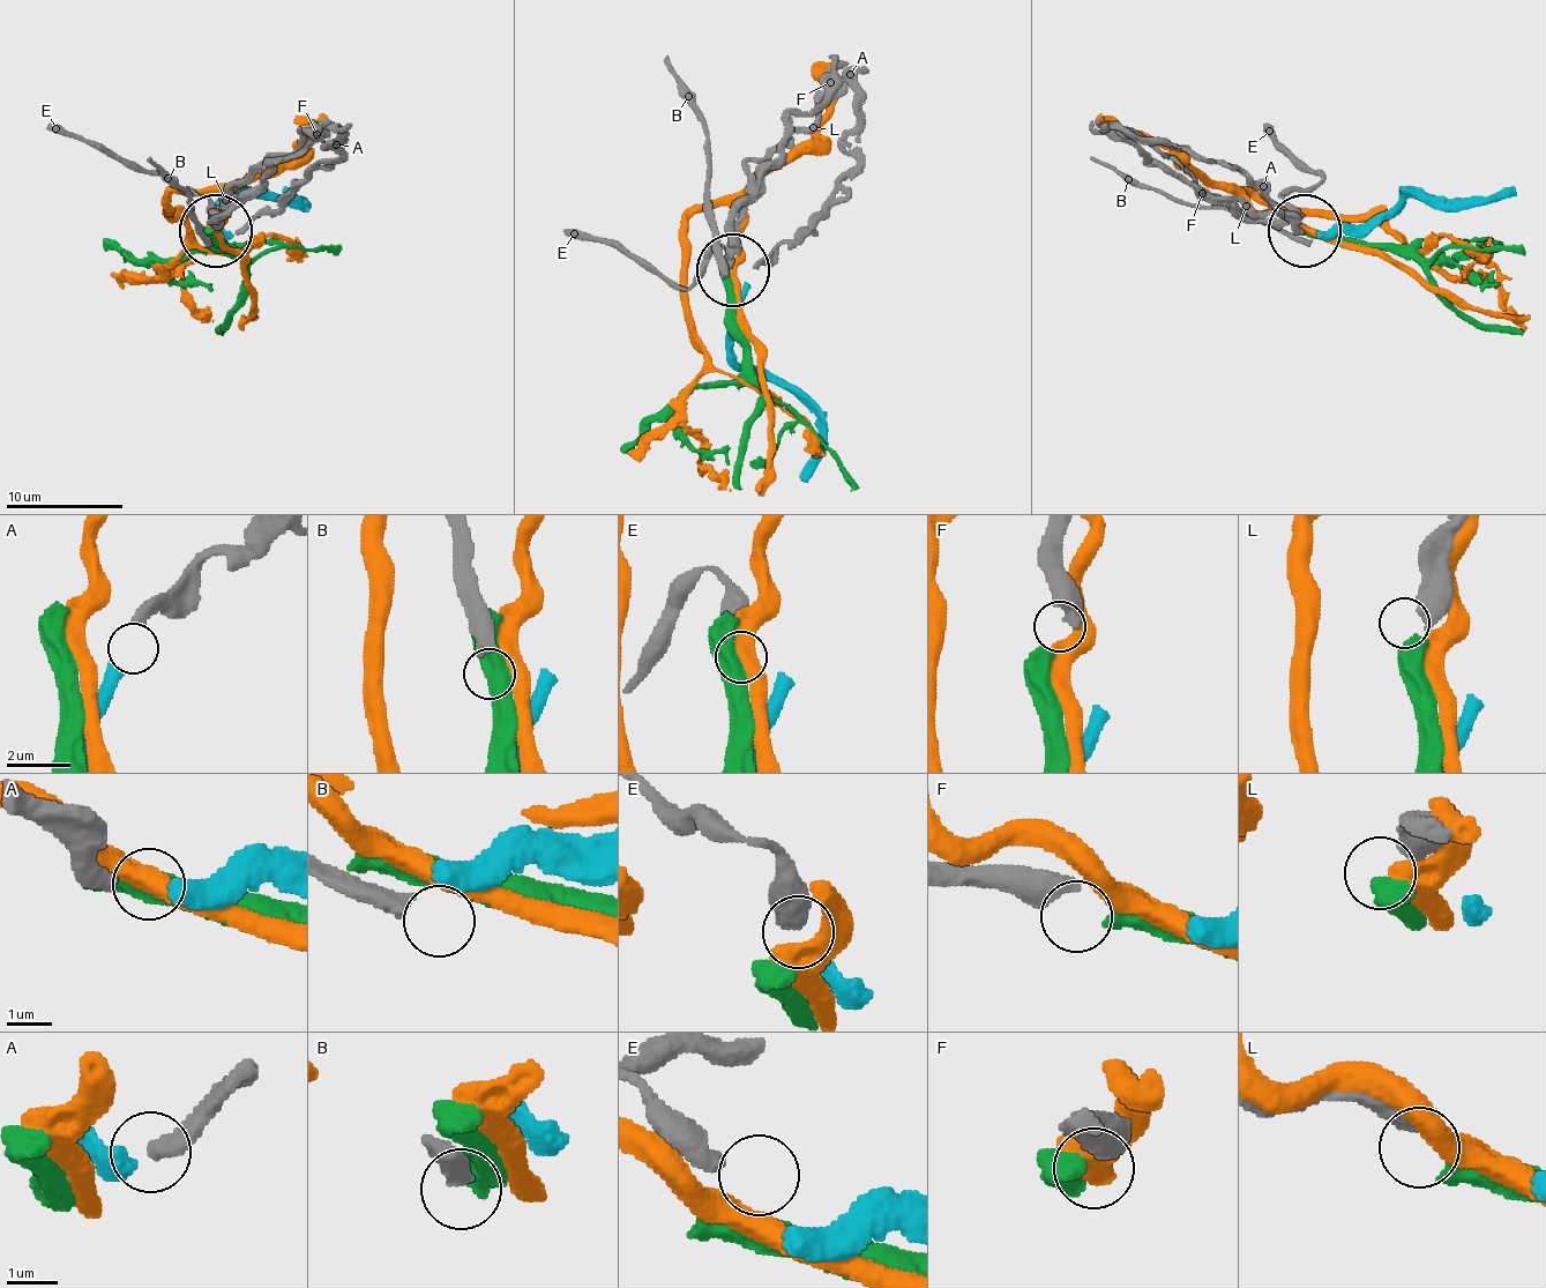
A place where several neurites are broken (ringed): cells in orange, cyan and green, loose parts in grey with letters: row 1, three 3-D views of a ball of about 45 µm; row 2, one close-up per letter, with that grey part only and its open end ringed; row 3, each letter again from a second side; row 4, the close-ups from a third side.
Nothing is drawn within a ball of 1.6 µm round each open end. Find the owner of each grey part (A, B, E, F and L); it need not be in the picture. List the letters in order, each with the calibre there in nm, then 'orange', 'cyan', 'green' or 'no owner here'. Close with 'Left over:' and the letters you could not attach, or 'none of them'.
A: 440 nm | cyan
B: 460 nm | no owner here
E: 550 nm | no owner here
F: 650 nm | green
L: 600 nm | no owner here
Left over: B, E, L

